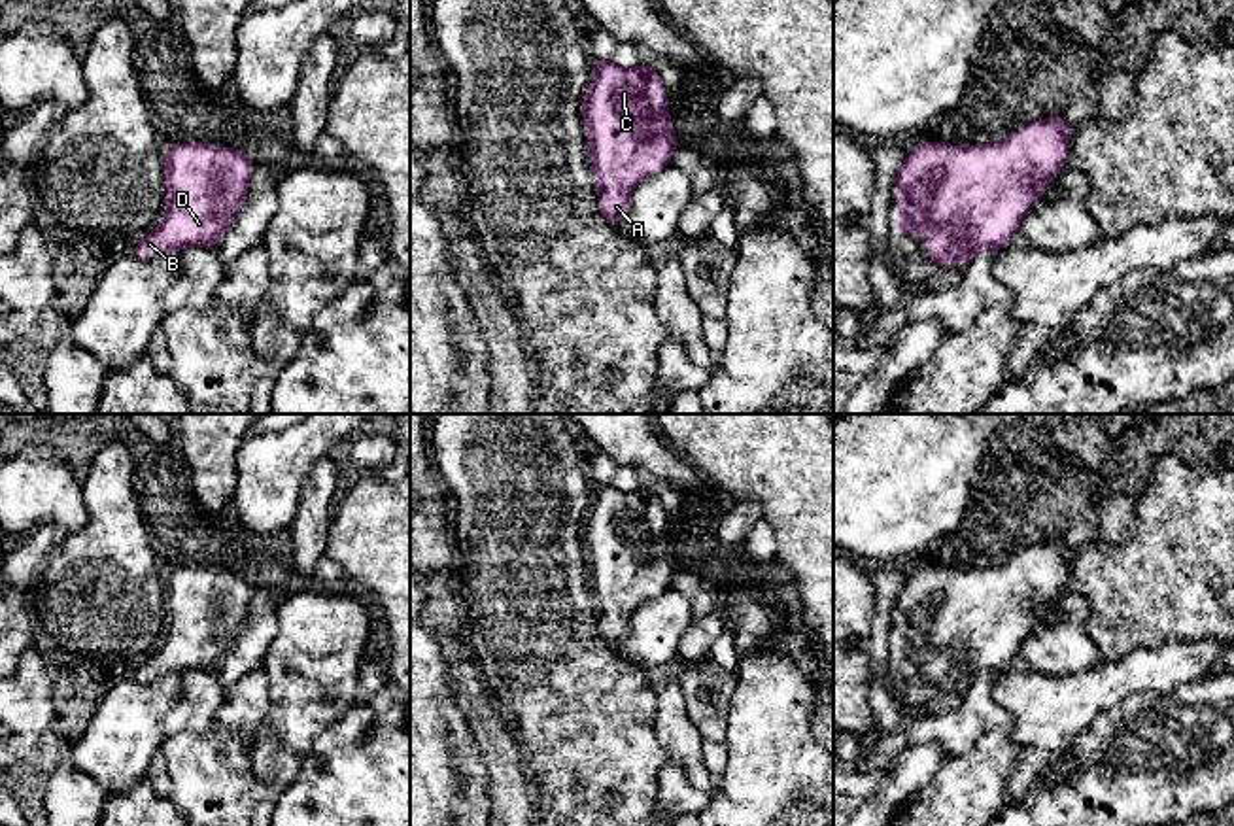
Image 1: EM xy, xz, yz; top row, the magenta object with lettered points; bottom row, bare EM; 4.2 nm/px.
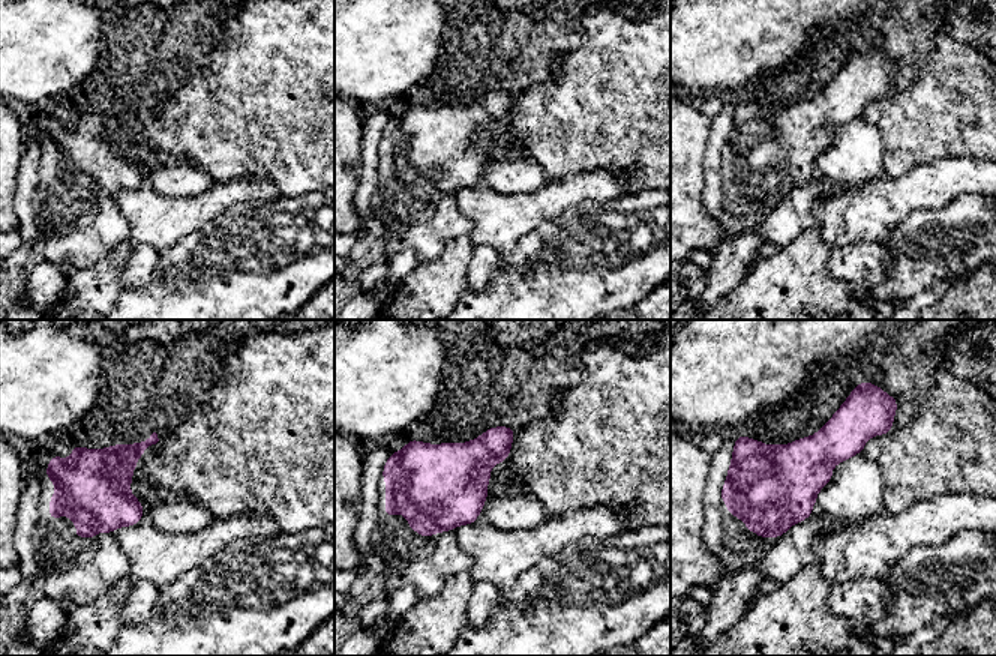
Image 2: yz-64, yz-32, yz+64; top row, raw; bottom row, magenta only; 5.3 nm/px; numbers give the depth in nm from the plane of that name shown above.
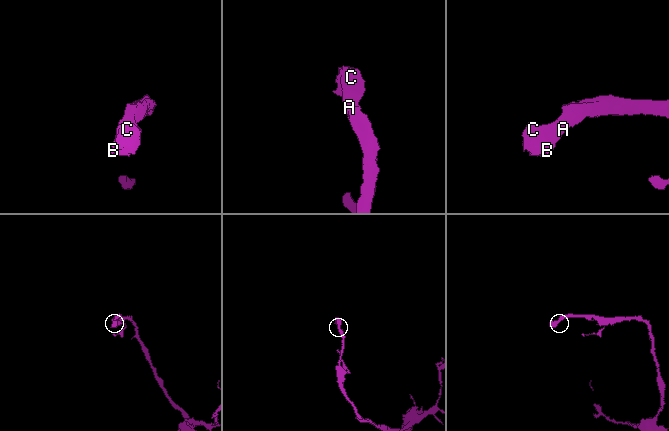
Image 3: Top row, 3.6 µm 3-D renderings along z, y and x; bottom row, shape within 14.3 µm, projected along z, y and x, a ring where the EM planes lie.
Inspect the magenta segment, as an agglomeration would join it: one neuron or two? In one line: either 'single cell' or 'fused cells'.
single cell

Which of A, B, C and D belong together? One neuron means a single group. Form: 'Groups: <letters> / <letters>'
Groups: A B C D

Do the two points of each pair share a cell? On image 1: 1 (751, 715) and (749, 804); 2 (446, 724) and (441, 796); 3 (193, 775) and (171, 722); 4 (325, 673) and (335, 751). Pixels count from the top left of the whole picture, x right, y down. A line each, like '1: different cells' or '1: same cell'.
1: same cell
2: same cell
3: different cells
4: different cells

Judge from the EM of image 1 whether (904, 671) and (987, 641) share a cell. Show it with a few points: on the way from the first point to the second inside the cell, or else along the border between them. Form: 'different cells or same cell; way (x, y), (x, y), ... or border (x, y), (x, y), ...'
same cell; way (925, 664), (947, 641), (966, 641)

